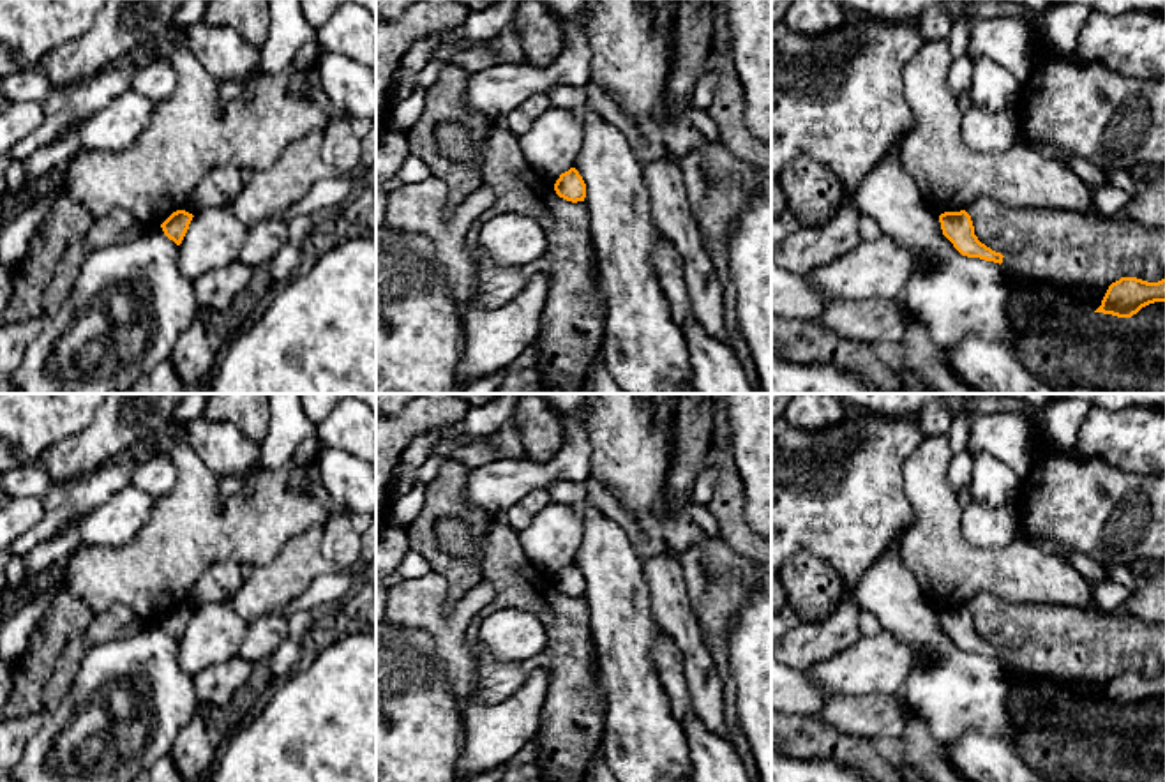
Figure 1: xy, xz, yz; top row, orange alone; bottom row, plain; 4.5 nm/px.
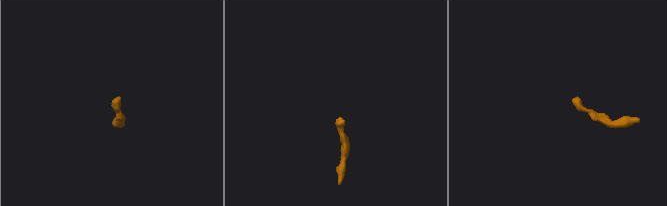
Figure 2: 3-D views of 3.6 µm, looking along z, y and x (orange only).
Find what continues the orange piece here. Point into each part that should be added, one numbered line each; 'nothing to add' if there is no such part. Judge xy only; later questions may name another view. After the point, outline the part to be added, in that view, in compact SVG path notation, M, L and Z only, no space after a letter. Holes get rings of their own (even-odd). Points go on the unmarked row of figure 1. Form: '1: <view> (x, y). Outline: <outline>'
nothing to add

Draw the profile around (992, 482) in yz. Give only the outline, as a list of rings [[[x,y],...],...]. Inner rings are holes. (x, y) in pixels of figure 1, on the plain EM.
[[[992,454],[973,455],[973,470],[964,500],[990,508],[1015,505],[1022,478],[1010,464]]]

